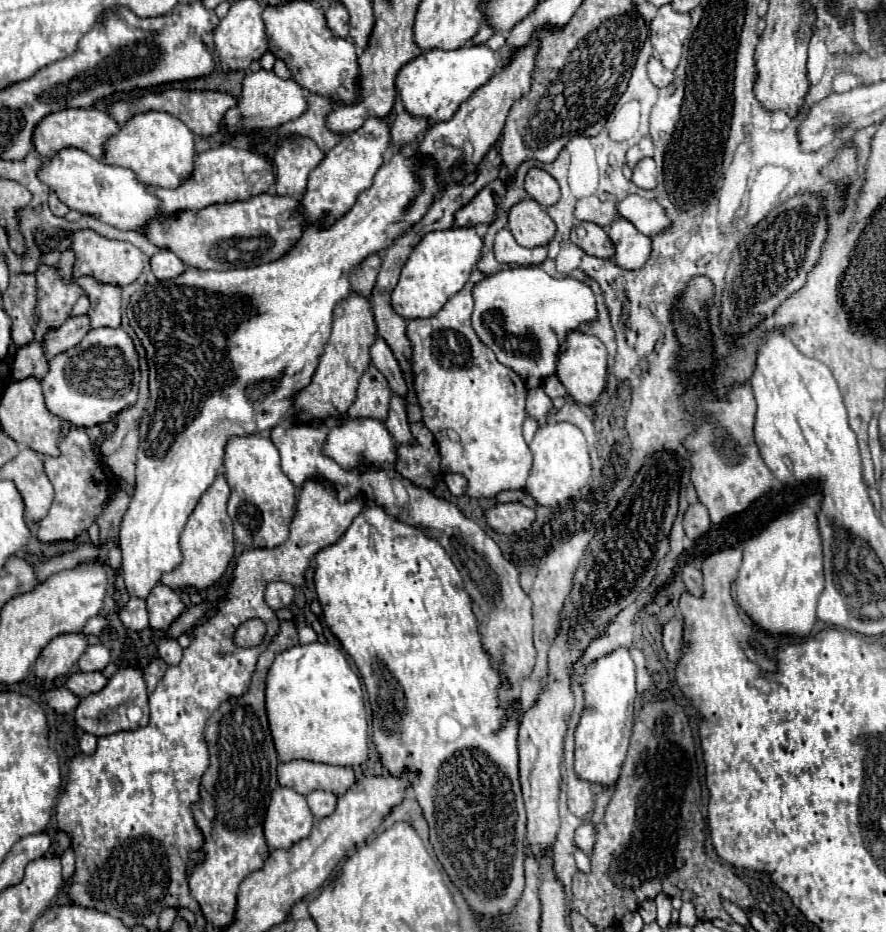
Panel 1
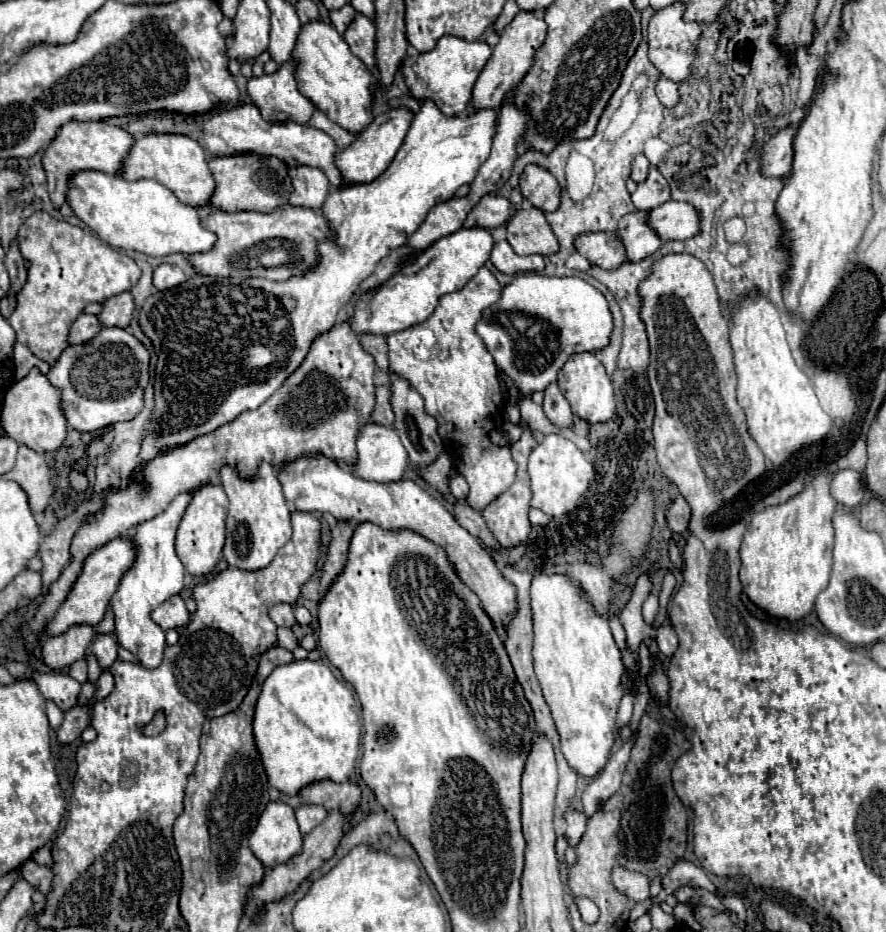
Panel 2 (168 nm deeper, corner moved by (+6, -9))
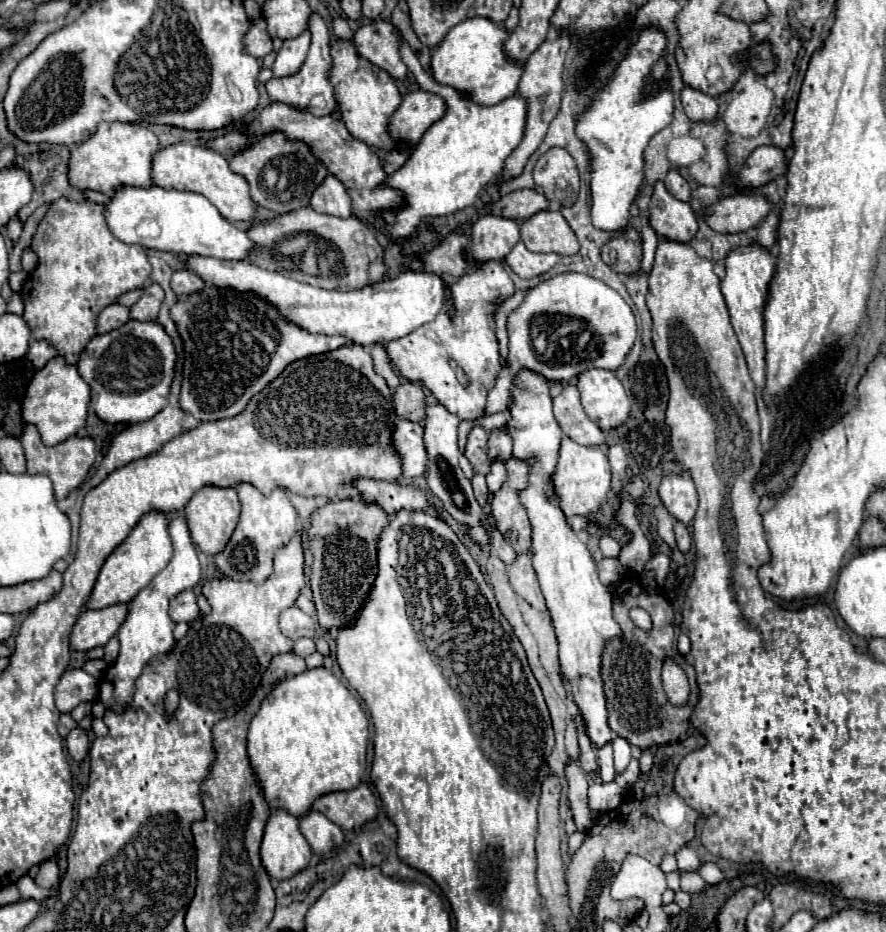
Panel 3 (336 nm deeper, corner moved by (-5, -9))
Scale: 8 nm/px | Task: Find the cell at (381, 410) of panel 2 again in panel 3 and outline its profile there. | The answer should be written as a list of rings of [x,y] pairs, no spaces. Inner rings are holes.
[[[402,382],[394,392],[394,410],[410,422],[426,418],[426,390],[418,382]]]

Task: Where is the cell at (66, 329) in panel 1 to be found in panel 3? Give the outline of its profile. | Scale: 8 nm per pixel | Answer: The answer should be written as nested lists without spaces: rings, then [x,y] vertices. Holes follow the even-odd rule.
[[[110,304],[98,316],[98,334],[110,332],[114,328],[120,328],[128,320],[130,320],[130,310],[126,306],[122,306],[122,304]]]

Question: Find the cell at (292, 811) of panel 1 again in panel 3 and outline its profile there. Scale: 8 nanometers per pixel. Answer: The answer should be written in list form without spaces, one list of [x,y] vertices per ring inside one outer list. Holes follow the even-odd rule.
[[[276,810],[264,828],[260,858],[270,878],[288,880],[302,872],[310,862],[312,850],[300,834],[298,818],[284,810]]]

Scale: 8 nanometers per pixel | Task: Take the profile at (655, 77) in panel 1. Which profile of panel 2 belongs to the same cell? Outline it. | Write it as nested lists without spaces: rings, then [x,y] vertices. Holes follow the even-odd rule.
[[[659,76],[657,84],[655,84],[655,92],[657,92],[657,98],[661,100],[661,104],[665,108],[673,108],[677,102],[679,102],[679,92],[677,92],[677,84]]]

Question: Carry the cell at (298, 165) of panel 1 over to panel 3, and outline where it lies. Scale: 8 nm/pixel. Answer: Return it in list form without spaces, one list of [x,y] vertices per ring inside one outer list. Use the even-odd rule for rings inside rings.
[[[328,176],[324,180],[324,184],[314,190],[310,206],[316,212],[332,214],[338,218],[350,218],[352,216],[352,200],[348,196],[346,186],[336,176]]]

